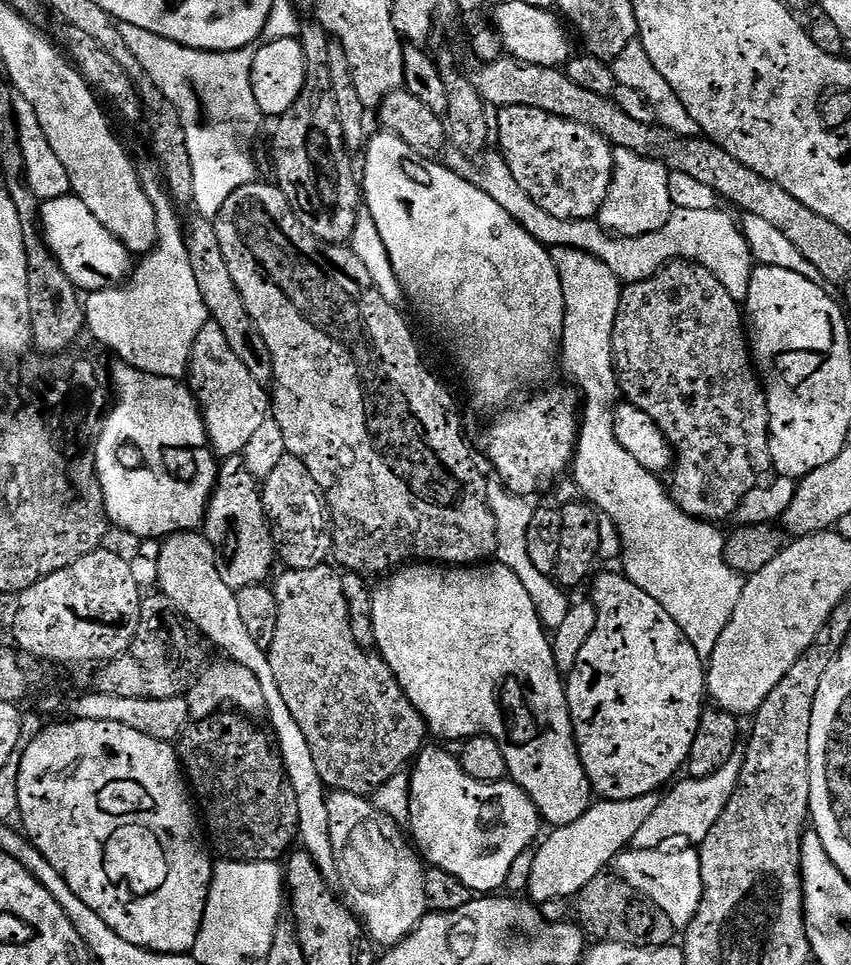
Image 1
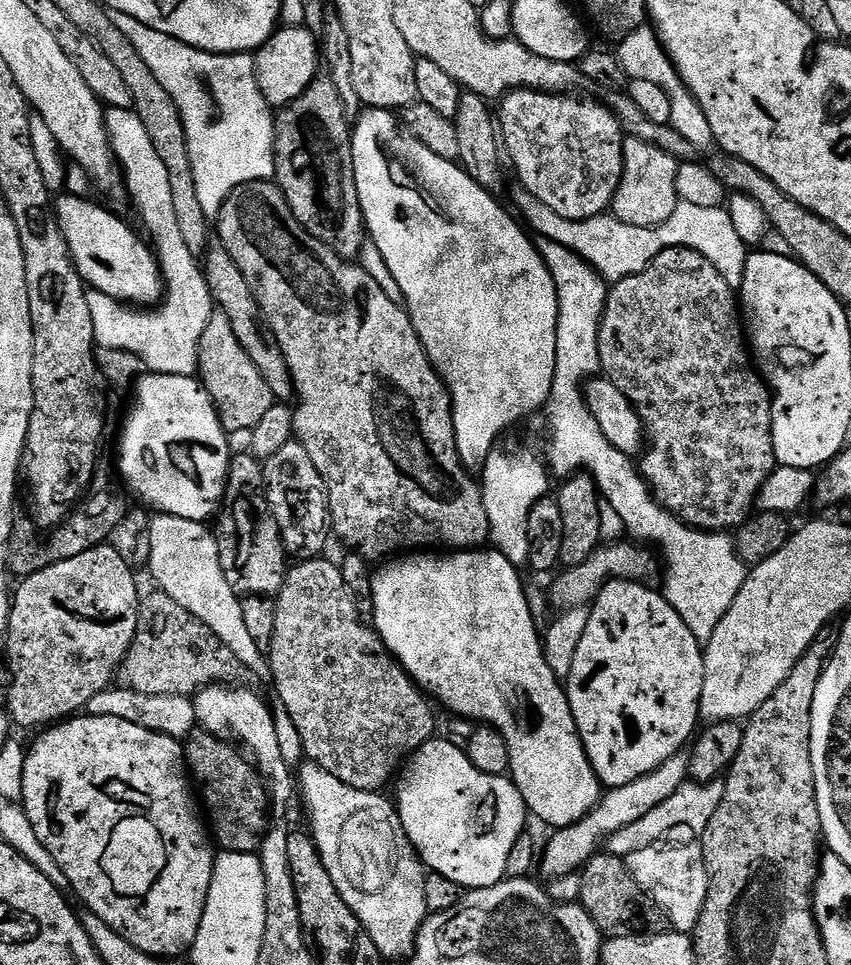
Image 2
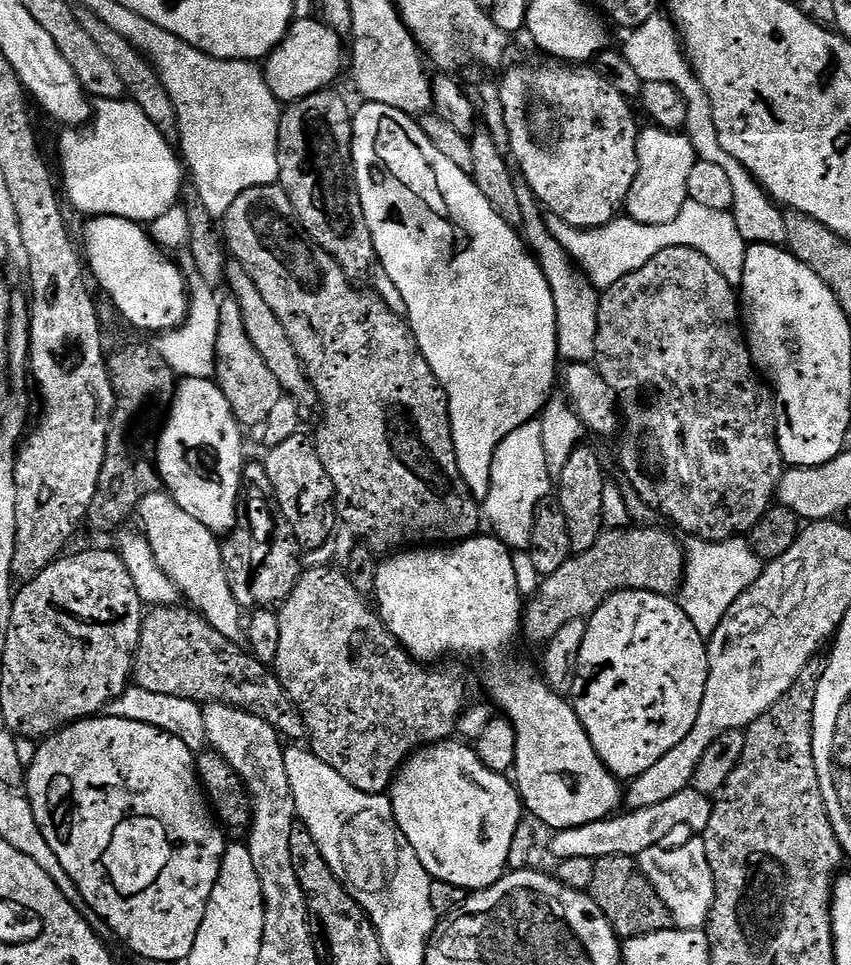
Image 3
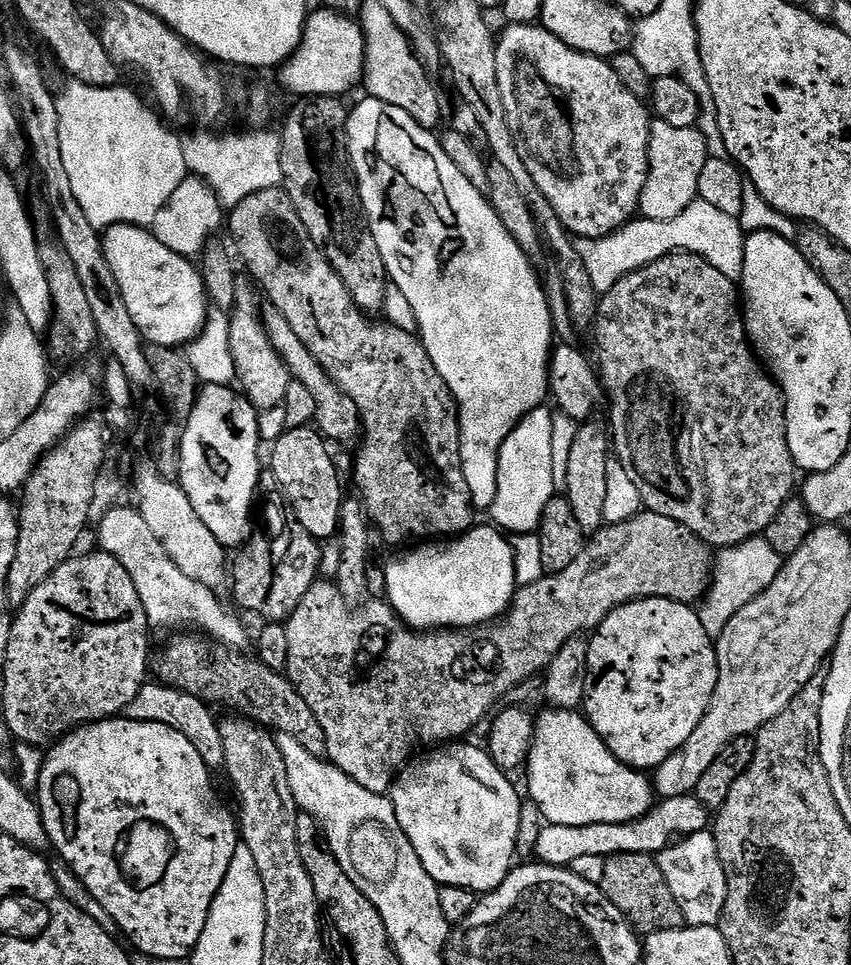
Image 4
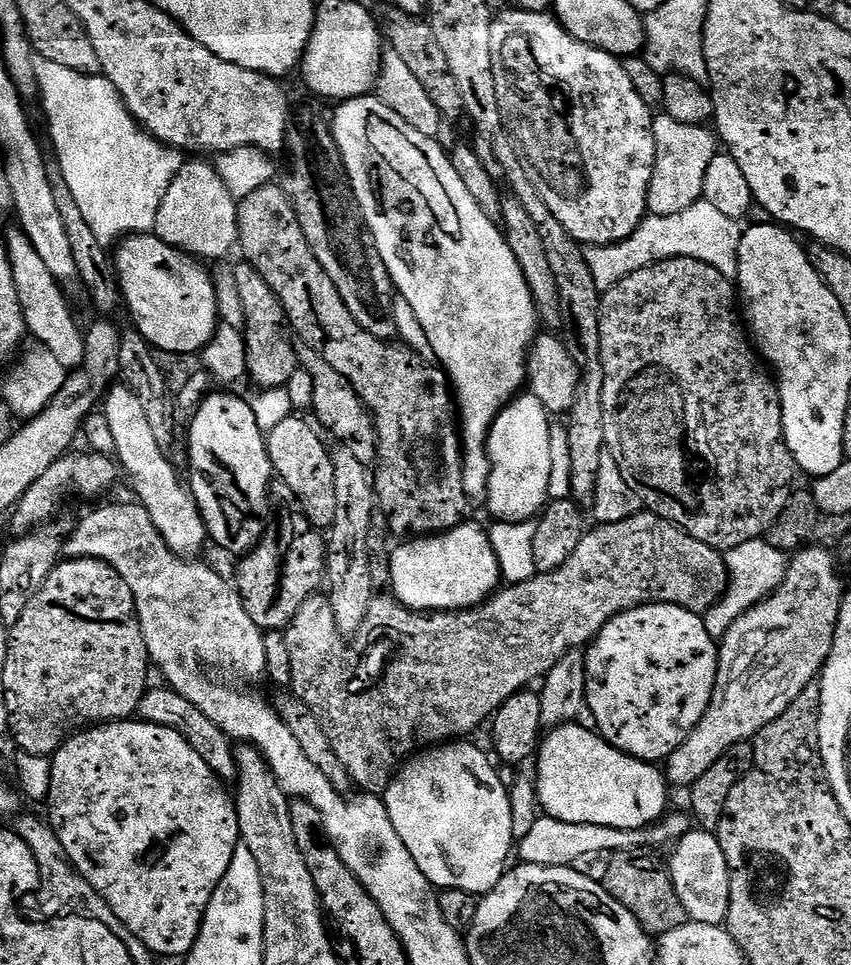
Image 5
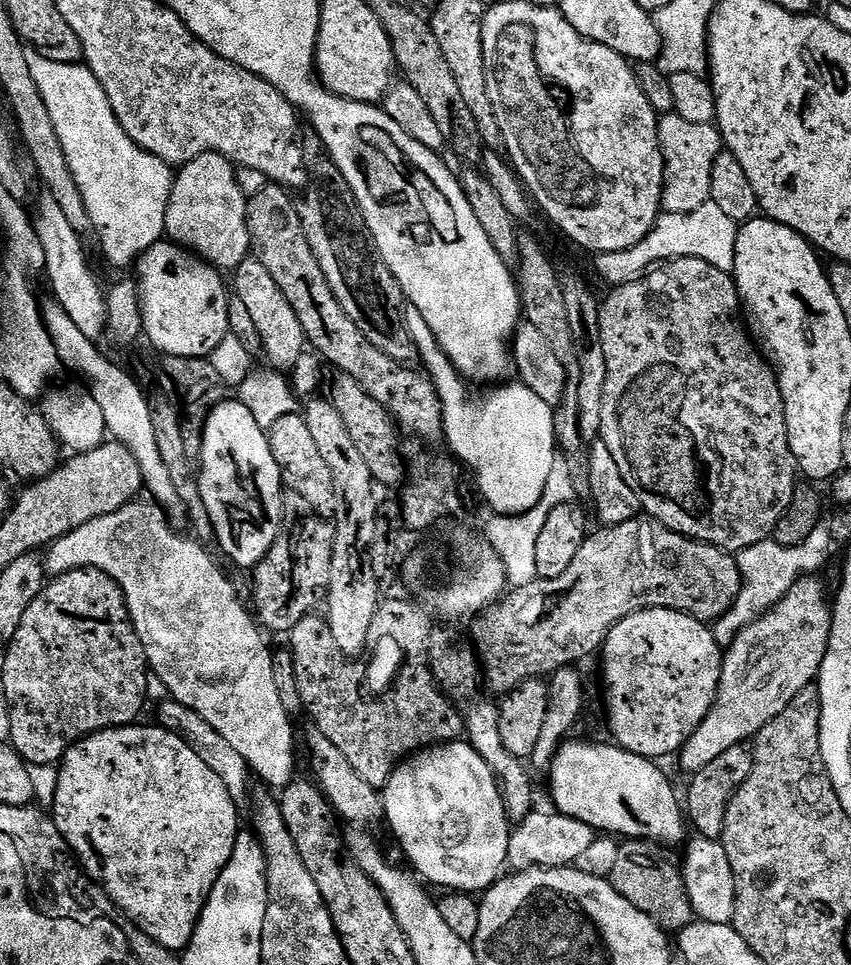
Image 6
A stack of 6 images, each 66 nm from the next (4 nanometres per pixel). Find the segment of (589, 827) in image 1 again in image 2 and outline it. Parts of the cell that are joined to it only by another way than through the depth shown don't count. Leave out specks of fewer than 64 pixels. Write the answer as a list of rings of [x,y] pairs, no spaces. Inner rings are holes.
[[[682,750],[674,754],[658,770],[638,778],[621,788],[605,791],[600,797],[600,803],[593,808],[589,816],[583,816],[577,824],[569,828],[561,828],[553,831],[552,841],[542,848],[542,864],[544,860],[544,872],[548,876],[563,878],[579,873],[584,865],[597,855],[596,848],[605,843],[608,837],[613,836],[622,826],[630,826],[630,822],[638,822],[638,818],[646,818],[654,806],[662,806],[670,794],[674,794],[689,779],[688,774],[689,753]]]

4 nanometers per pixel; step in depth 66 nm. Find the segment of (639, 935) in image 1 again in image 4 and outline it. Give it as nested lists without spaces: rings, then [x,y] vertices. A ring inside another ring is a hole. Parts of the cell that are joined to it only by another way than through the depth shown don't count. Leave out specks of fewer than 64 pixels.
[[[621,854],[606,859],[606,874],[599,884],[601,892],[618,908],[641,937],[685,927],[680,903],[670,894],[657,861],[646,854]]]

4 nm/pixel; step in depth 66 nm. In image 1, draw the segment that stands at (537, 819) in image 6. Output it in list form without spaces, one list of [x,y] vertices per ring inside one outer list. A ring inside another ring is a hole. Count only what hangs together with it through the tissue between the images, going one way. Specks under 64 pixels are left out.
[[[737,754],[731,760],[726,761],[717,772],[706,778],[701,780],[684,778],[681,784],[673,783],[660,796],[658,810],[654,810],[654,814],[650,814],[650,818],[634,834],[634,838],[630,843],[631,847],[638,850],[650,850],[651,848],[660,848],[667,845],[664,844],[667,840],[684,839],[680,840],[684,842],[704,840],[706,834],[710,834],[710,830],[726,810],[732,795],[735,794],[736,786],[740,781],[740,768],[743,764],[743,755]]]

